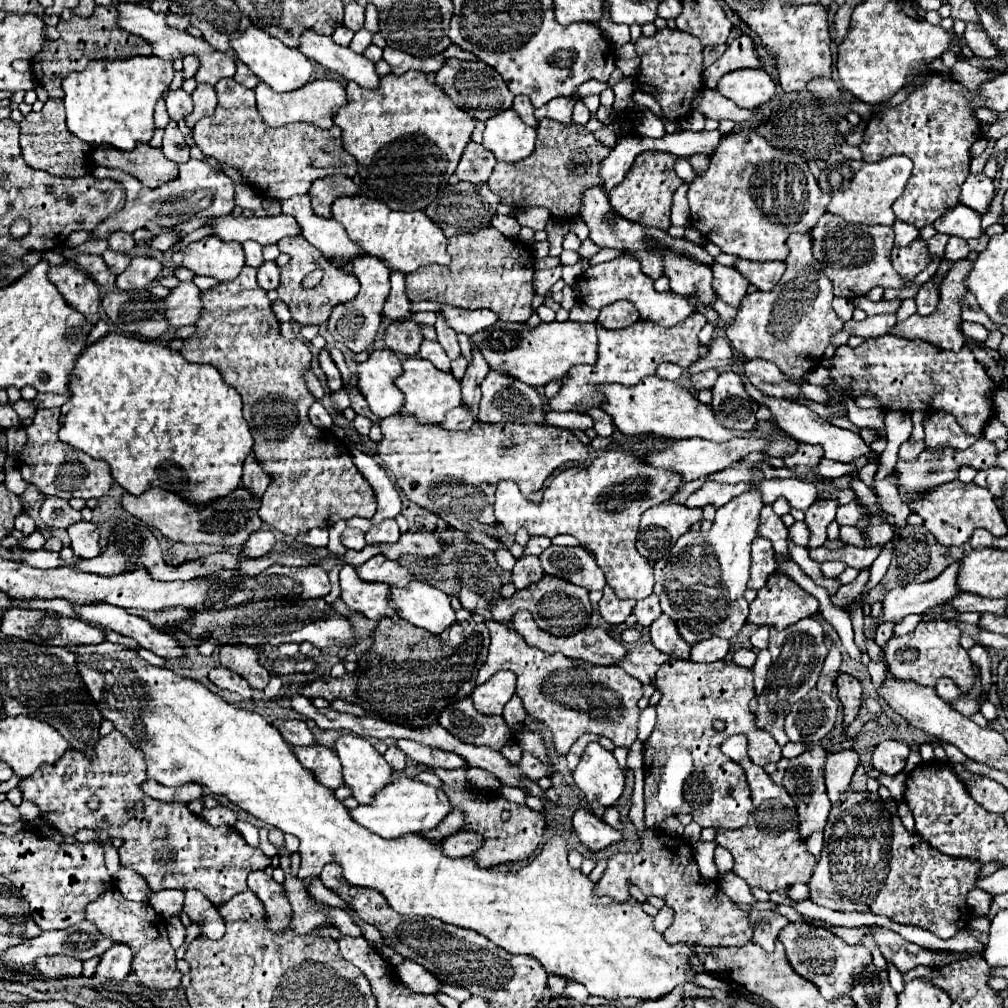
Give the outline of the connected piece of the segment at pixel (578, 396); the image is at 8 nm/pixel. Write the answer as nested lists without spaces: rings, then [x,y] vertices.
[[[693,312],[693,316],[685,318],[681,324],[671,328],[653,324],[649,320],[641,320],[625,330],[605,330],[603,326],[597,326],[597,362],[593,366],[573,366],[569,376],[563,380],[561,390],[547,400],[547,406],[555,412],[587,414],[591,408],[601,408],[605,404],[605,396],[597,390],[599,384],[635,386],[641,378],[653,376],[657,366],[663,362],[673,362],[683,368],[689,368],[689,364],[693,364],[693,360],[699,358],[697,334],[705,324],[707,318],[699,312]]]

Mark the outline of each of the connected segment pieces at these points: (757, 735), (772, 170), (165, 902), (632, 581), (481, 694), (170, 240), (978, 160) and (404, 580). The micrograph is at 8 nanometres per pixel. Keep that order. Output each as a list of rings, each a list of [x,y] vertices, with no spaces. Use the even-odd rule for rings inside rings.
[[[669,660],[657,672],[655,688],[663,692],[661,702],[657,704],[657,724],[649,740],[645,742],[645,824],[651,830],[657,830],[667,816],[691,814],[693,820],[705,828],[741,828],[747,822],[751,810],[749,784],[743,768],[731,758],[723,756],[721,742],[731,734],[745,734],[749,740],[749,758],[757,766],[765,766],[769,762],[781,760],[781,748],[777,742],[755,726],[755,716],[749,710],[749,700],[755,696],[753,674],[747,668],[739,668],[735,664],[713,662],[713,664],[697,664],[689,660]],[[713,720],[725,720],[727,728],[717,732],[713,728]]]
[[[731,132],[721,138],[721,144],[711,154],[707,172],[689,184],[687,200],[691,208],[691,226],[695,226],[703,236],[717,244],[721,252],[733,254],[737,258],[765,262],[787,258],[789,248],[785,240],[789,234],[809,232],[813,224],[817,224],[819,216],[827,210],[829,194],[819,190],[815,176],[799,154],[779,150],[755,132]]]
[[[161,890],[151,894],[149,904],[163,918],[171,918],[171,916],[183,914],[183,900],[185,900],[185,894],[181,890]]]
[[[637,442],[629,448],[607,450],[599,454],[591,466],[567,468],[559,472],[547,486],[541,502],[527,500],[515,482],[503,480],[495,492],[495,518],[509,534],[527,528],[529,536],[555,538],[557,534],[571,534],[583,546],[595,552],[599,568],[605,572],[607,584],[617,598],[643,600],[653,594],[653,568],[635,548],[639,532],[639,516],[661,502],[667,502],[679,488],[681,476],[653,468],[635,454]]]
[[[497,672],[491,680],[487,680],[485,684],[477,686],[473,692],[473,702],[475,708],[485,714],[485,716],[495,716],[495,714],[503,714],[505,704],[513,698],[515,694],[515,676],[513,672]]]
[[[159,234],[149,240],[149,248],[151,250],[169,250],[169,248],[173,248],[173,244],[177,240],[179,240],[177,234]]]
[[[989,140],[988,145],[987,145],[988,148],[986,148],[985,151],[980,156],[973,158],[971,160],[970,172],[972,172],[974,174],[983,172],[985,163],[986,163],[987,159],[989,158],[991,152],[993,152],[993,146],[995,145],[995,142],[996,141]]]
[[[375,556],[355,570],[357,576],[365,582],[383,582],[389,586],[403,586],[411,582],[411,574],[403,566],[399,566],[399,562],[387,560],[383,556]]]

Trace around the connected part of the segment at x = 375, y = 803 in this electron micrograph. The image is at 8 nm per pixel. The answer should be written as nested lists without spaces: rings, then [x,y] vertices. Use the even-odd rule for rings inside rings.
[[[399,778],[387,784],[385,788],[381,788],[381,792],[377,792],[377,796],[373,796],[369,804],[359,804],[357,808],[349,810],[349,816],[357,824],[365,826],[367,830],[383,838],[401,838],[405,834],[417,834],[435,828],[449,812],[451,812],[451,804],[443,790],[411,778]]]

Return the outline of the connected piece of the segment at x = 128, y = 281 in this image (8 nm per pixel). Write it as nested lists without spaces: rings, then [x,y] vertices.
[[[145,256],[133,258],[129,268],[125,268],[125,272],[117,276],[115,286],[119,290],[141,290],[153,280],[157,280],[159,274],[161,274],[161,264],[155,258],[145,258]]]

